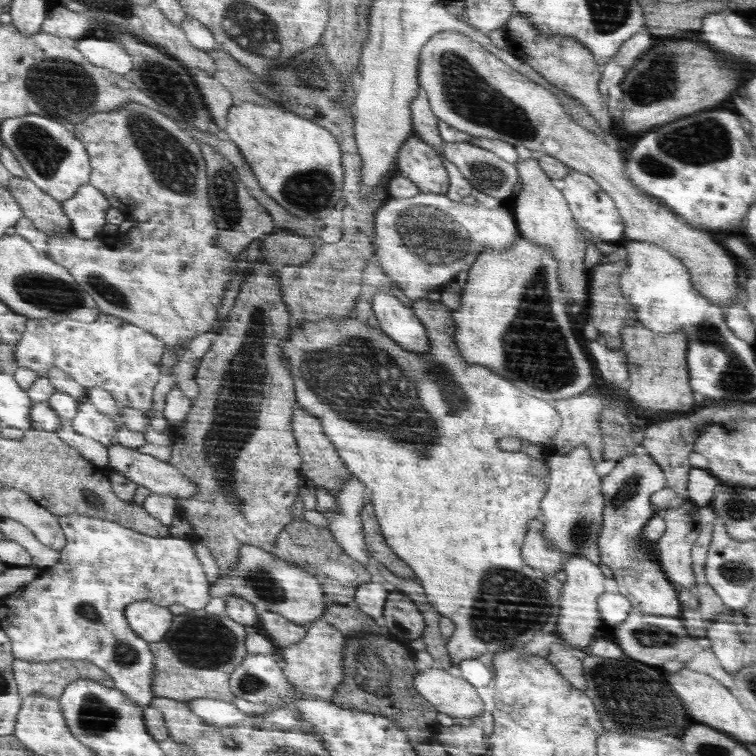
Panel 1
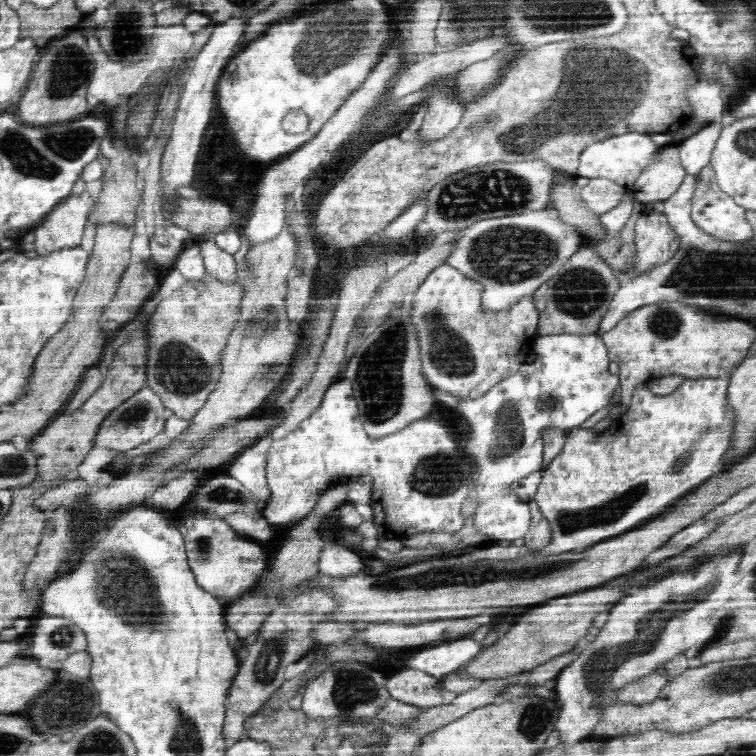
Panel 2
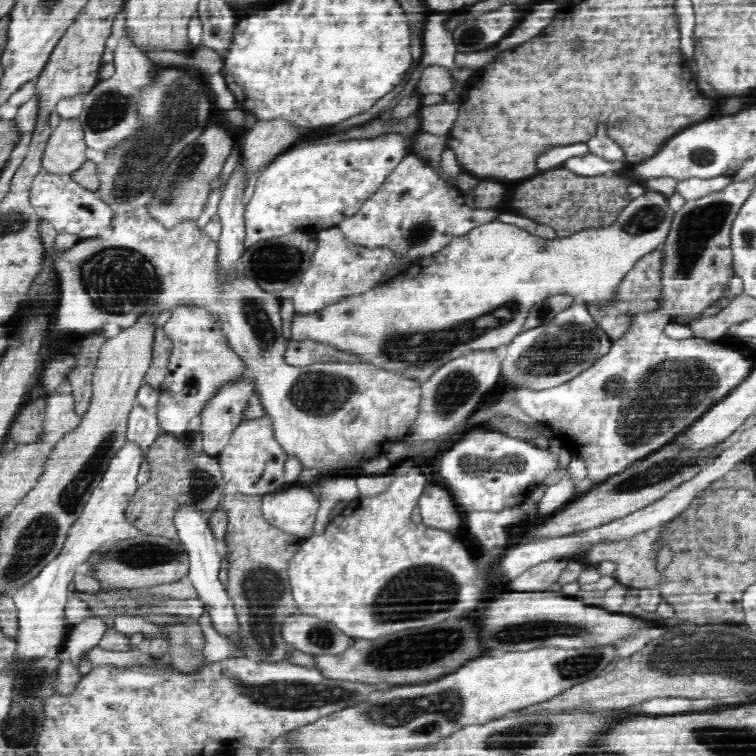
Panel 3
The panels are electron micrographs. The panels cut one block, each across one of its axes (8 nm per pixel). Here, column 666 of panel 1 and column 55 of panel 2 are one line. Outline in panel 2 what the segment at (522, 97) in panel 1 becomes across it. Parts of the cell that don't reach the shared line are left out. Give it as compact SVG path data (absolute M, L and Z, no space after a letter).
M86 190L57 204L44 221L31 229L32 234L36 234L37 254L44 256L60 248L80 245L92 204L95 202Z

